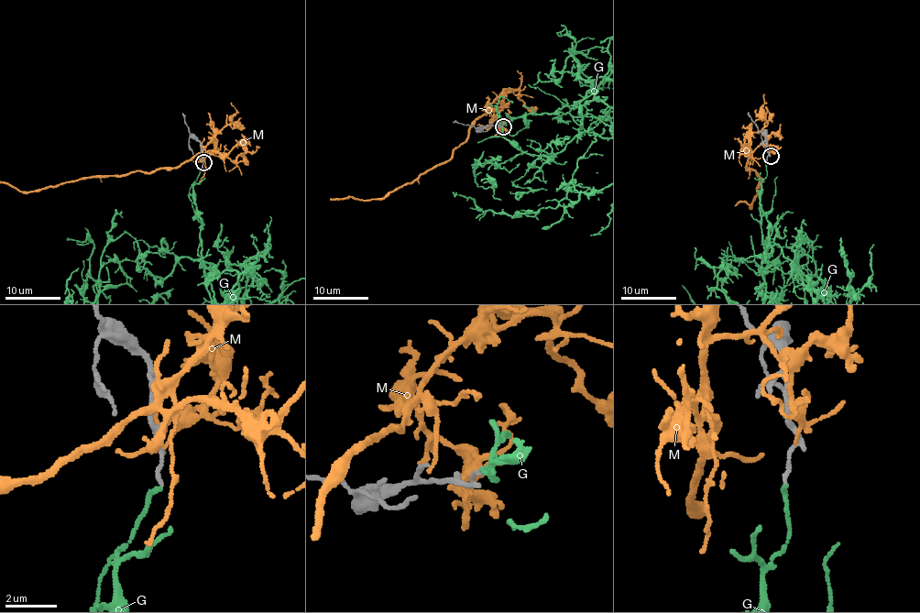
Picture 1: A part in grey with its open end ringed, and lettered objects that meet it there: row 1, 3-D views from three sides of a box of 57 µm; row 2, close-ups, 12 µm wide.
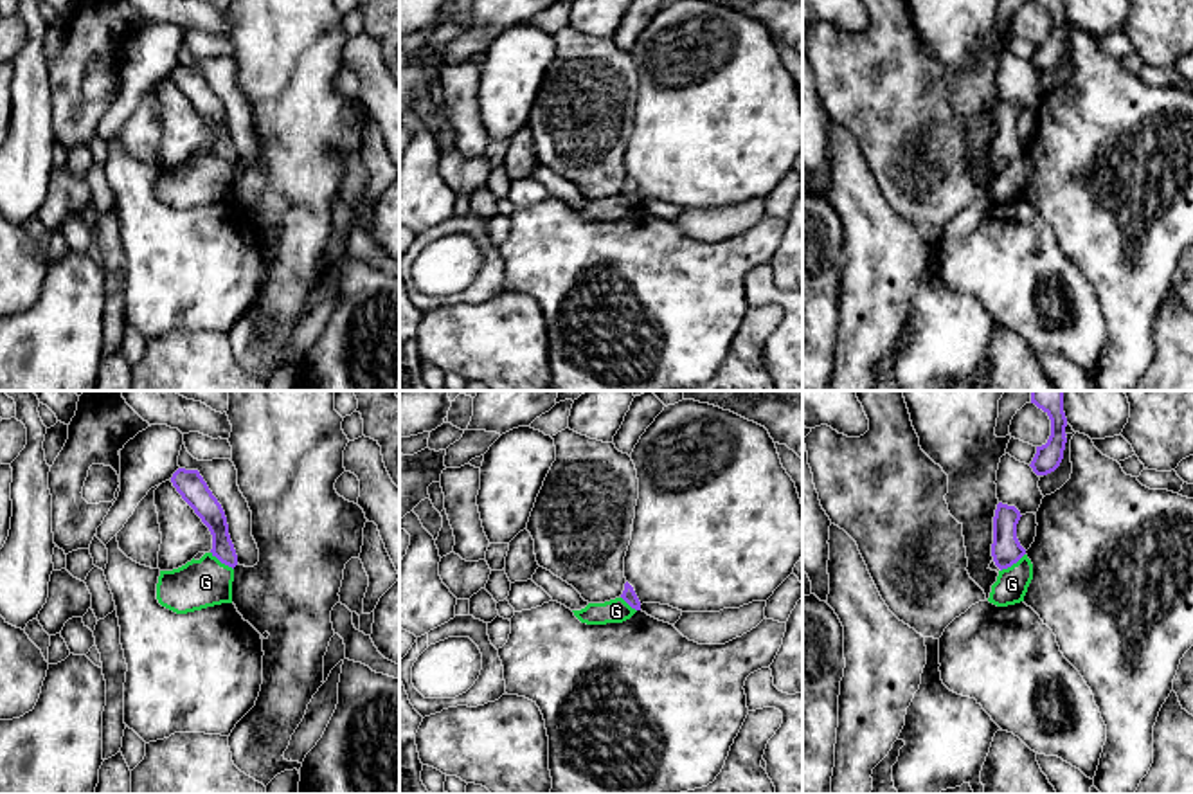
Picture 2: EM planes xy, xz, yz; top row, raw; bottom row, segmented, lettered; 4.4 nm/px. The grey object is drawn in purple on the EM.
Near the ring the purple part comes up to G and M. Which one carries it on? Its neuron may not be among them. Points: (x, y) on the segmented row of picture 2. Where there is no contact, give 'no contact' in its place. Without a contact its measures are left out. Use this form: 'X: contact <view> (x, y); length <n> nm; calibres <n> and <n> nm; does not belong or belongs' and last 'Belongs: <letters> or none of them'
G: contact xy (222, 562); length 130 nm; calibres 110 and 220 nm; does not belong
M: no contact; does not belong
Belongs: none of them

